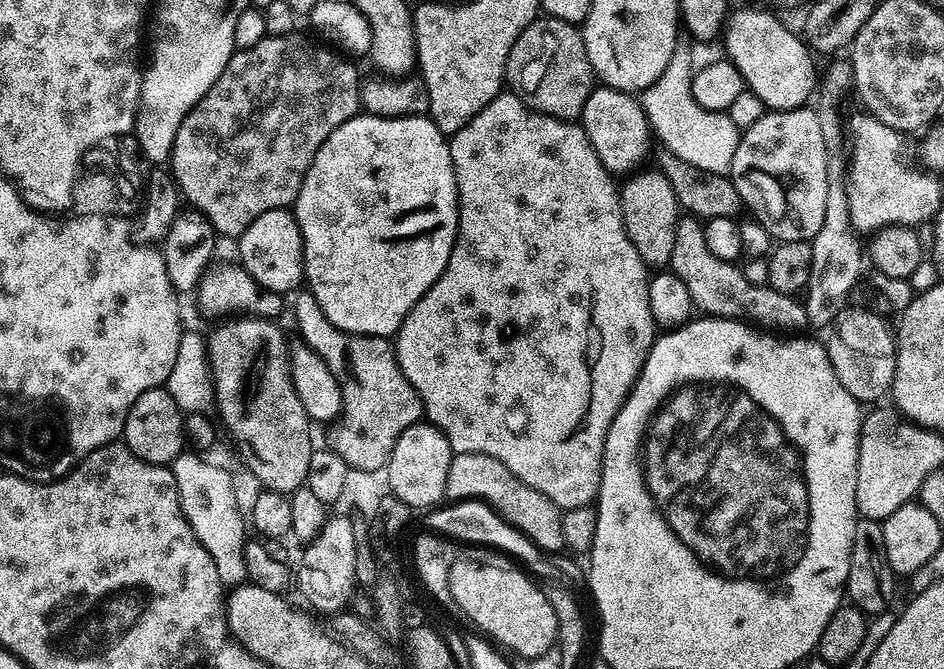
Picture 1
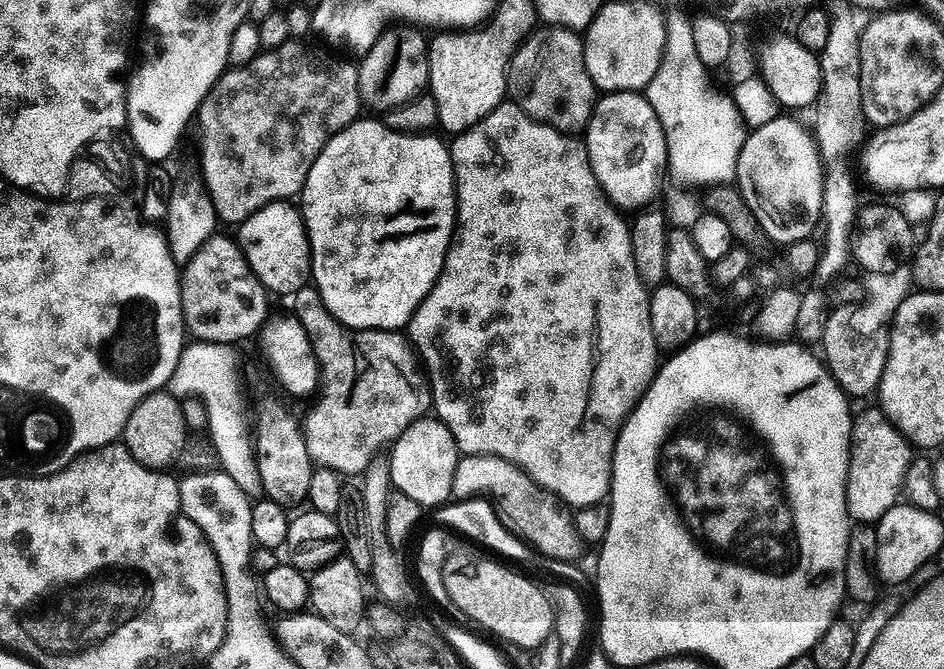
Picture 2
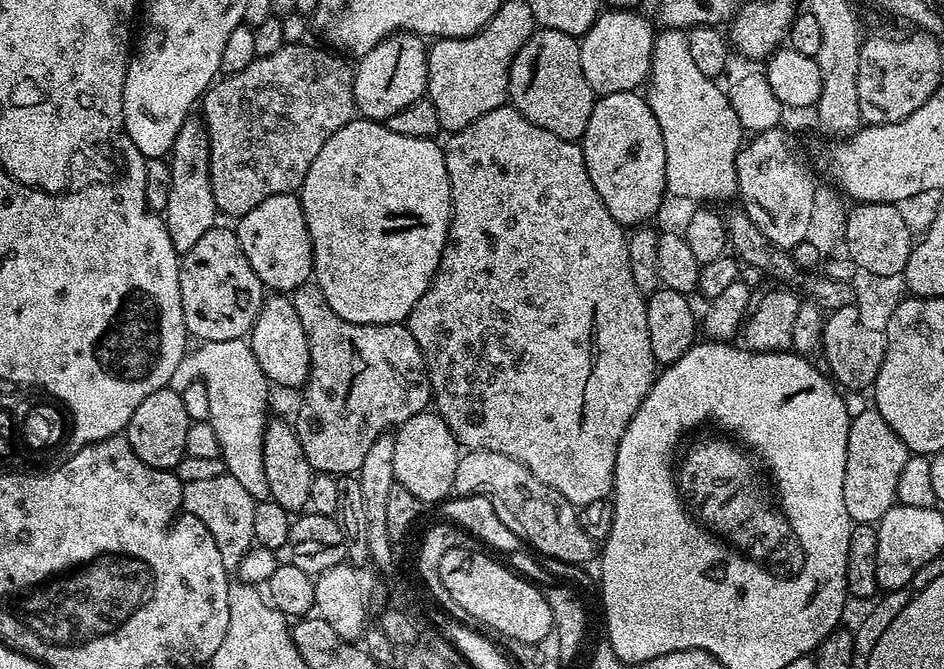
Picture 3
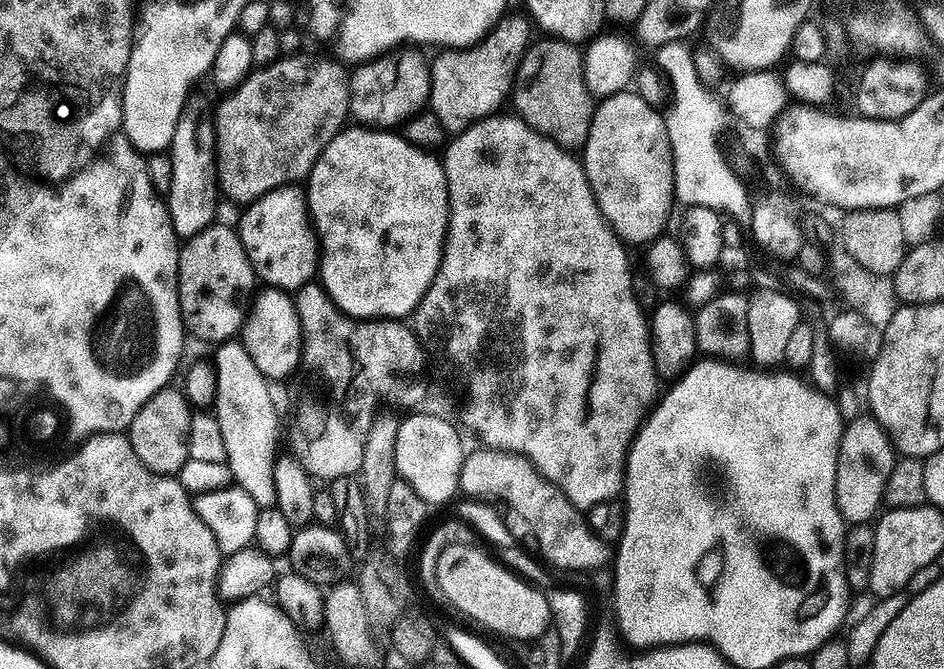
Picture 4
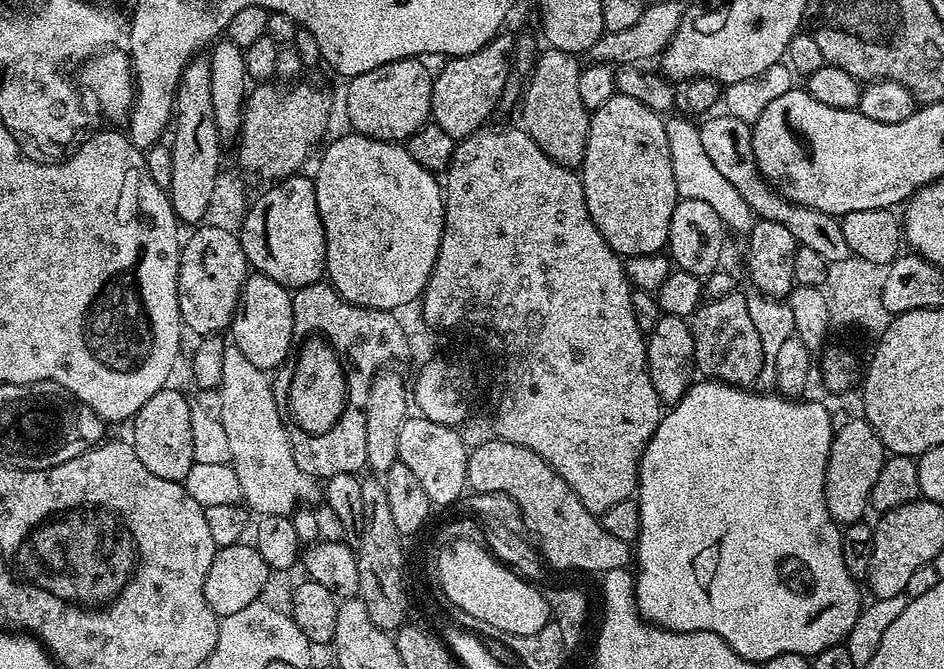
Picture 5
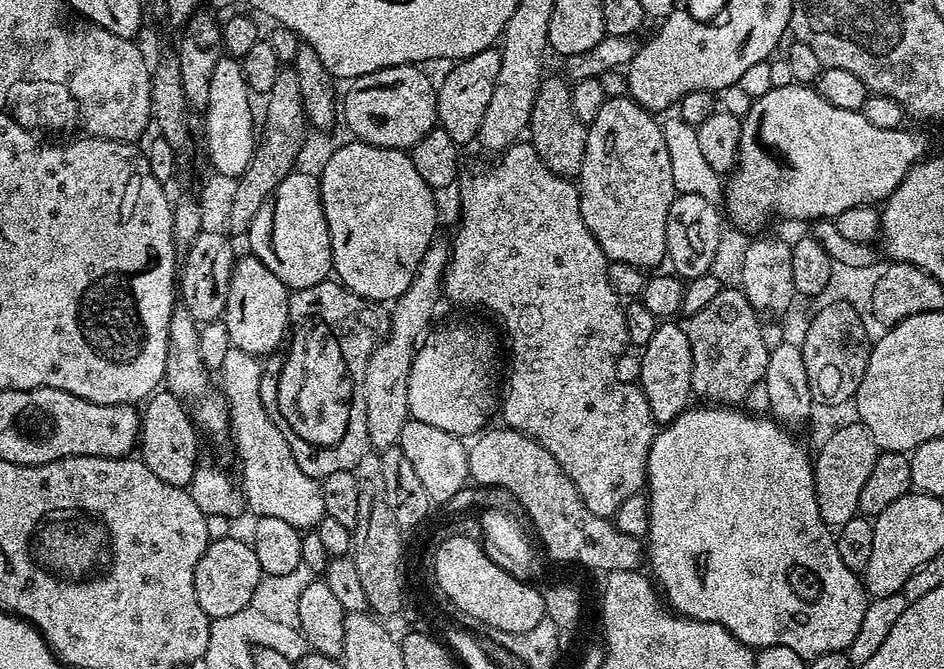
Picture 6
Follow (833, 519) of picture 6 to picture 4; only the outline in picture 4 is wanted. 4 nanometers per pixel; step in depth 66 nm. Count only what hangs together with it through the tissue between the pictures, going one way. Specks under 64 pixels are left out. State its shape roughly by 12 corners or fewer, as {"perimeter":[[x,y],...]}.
{"perimeter":[[872,415],[845,423],[834,498],[845,525],[881,511],[898,453]]}

